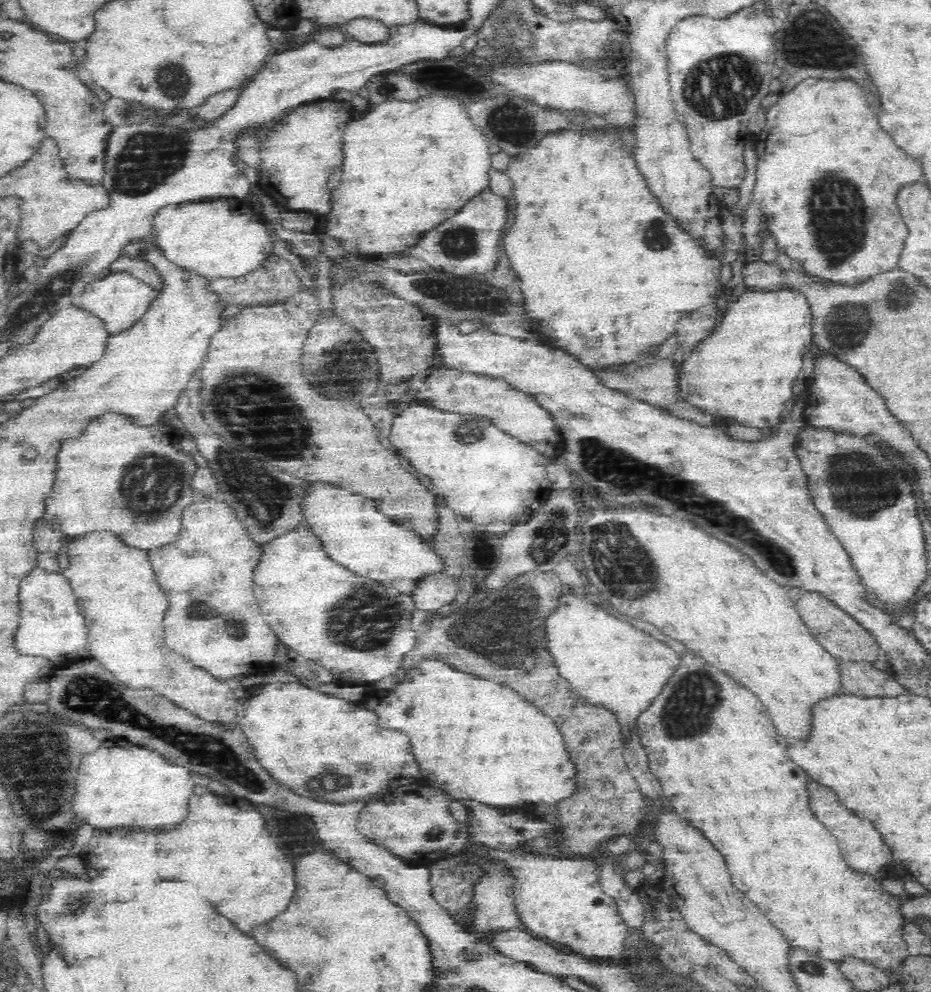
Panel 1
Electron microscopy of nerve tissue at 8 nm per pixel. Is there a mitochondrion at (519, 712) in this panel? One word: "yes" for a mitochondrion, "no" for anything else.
no

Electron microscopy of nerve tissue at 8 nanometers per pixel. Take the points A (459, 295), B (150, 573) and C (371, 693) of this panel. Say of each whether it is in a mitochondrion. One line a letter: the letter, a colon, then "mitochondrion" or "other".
A: mitochondrion
B: other
C: other

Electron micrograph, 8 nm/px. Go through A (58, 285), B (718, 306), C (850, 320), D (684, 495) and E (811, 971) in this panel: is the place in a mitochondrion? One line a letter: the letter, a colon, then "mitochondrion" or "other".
A: mitochondrion
B: other
C: mitochondrion
D: mitochondrion
E: mitochondrion

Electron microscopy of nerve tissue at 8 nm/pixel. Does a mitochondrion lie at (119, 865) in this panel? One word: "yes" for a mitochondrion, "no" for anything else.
no

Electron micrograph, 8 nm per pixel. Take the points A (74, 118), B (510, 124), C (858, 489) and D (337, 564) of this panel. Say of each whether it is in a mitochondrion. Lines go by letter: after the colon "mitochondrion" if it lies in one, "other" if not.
A: other
B: mitochondrion
C: mitochondrion
D: other

